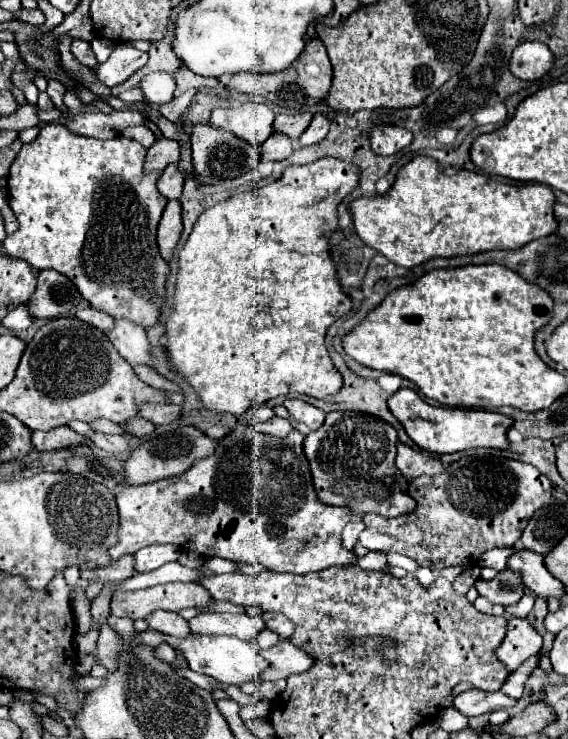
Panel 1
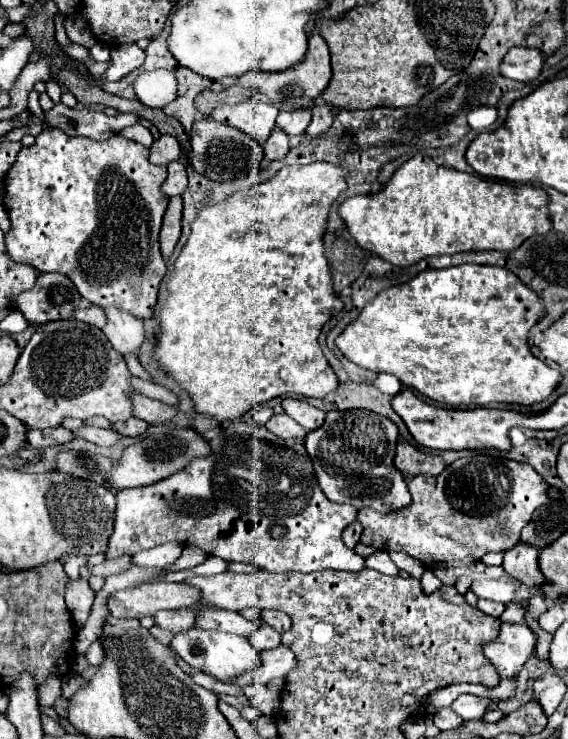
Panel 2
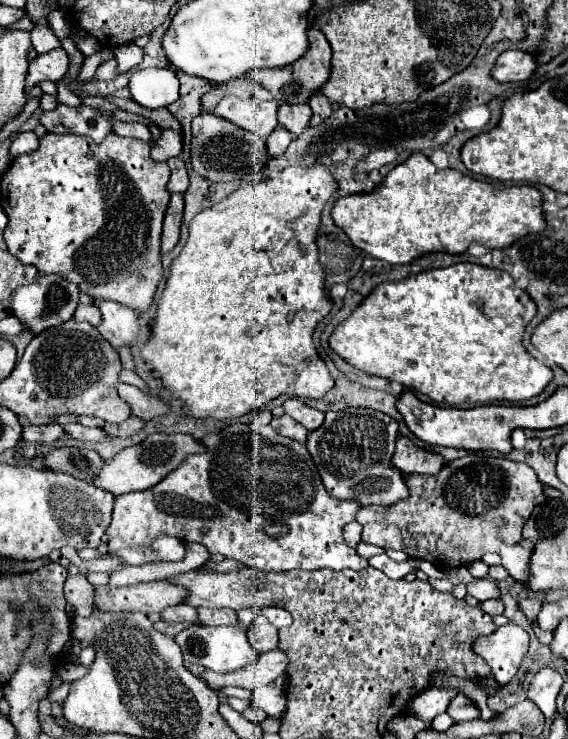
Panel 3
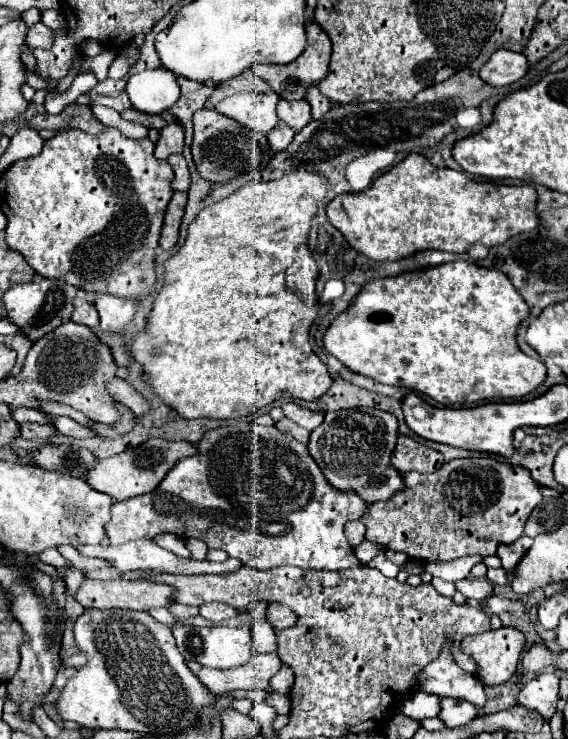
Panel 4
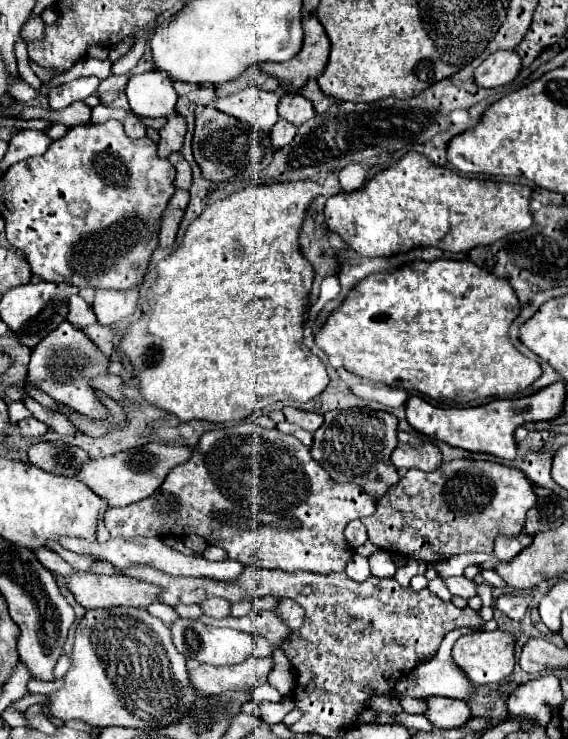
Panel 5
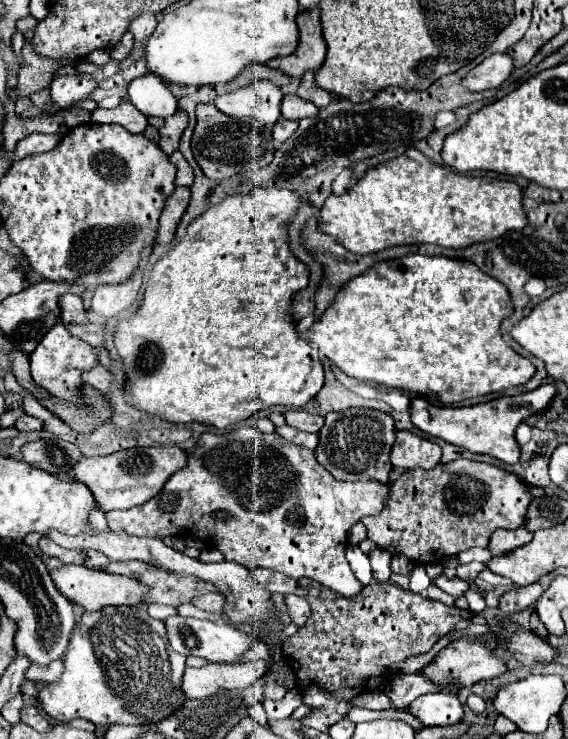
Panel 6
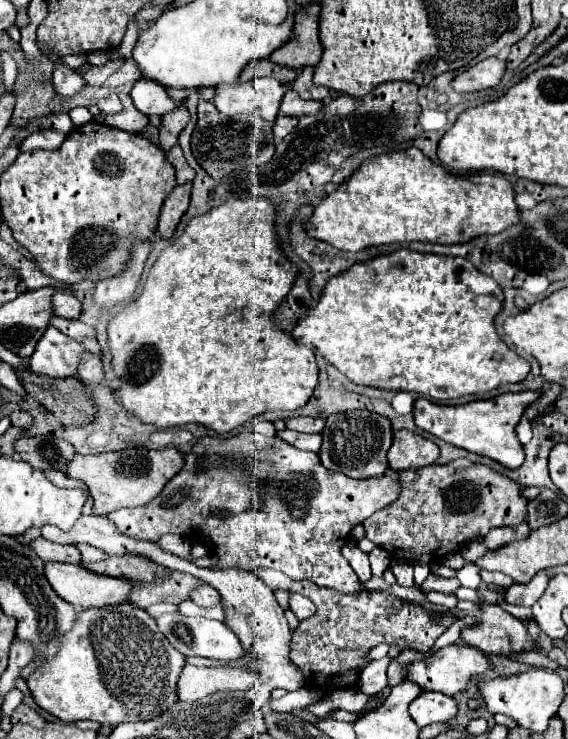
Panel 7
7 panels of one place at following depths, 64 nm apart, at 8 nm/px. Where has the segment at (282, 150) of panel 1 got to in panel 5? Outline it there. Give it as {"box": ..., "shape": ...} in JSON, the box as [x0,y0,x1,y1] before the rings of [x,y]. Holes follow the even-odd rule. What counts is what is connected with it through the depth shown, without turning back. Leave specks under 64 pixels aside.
{"box":[270,120,296,148],"shape":[[[278,120],[276,126],[274,126],[272,132],[270,132],[272,146],[274,146],[274,148],[284,148],[286,144],[292,142],[294,134],[296,134],[296,126],[294,126],[294,124],[286,124],[284,120]]]}

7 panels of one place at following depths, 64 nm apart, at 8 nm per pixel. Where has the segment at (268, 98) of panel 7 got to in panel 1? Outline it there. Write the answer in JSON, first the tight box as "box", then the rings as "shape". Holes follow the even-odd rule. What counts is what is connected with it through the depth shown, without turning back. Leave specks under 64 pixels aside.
{"box":[210,102,274,148],"shape":[[[244,102],[234,108],[216,108],[210,118],[212,126],[232,132],[240,140],[246,140],[258,148],[272,134],[272,122],[274,112],[260,102]]]}

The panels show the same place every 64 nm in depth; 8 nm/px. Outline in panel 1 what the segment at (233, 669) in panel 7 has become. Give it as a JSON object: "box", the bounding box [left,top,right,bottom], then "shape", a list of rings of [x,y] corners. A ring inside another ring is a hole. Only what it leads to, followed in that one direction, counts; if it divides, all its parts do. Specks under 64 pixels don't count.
{"box":[262,640,314,680],"shape":[[[280,640],[272,648],[262,650],[262,656],[270,662],[270,668],[264,672],[262,680],[280,680],[292,674],[302,674],[314,664],[312,656],[288,640]]]}

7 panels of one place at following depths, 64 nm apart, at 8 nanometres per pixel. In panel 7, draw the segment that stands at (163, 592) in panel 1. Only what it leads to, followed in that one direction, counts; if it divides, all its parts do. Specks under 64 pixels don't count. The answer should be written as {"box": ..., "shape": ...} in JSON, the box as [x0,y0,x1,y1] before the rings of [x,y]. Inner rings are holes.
{"box":[44,562,132,608],"shape":[[[46,562],[44,572],[46,572],[50,586],[56,590],[56,594],[60,598],[64,598],[66,602],[70,602],[74,606],[82,606],[82,608],[100,608],[100,606],[106,606],[106,604],[124,604],[124,602],[128,602],[128,594],[132,590],[130,580],[102,576],[102,574],[90,572],[90,570],[86,570],[82,566],[74,566],[74,564]]]}

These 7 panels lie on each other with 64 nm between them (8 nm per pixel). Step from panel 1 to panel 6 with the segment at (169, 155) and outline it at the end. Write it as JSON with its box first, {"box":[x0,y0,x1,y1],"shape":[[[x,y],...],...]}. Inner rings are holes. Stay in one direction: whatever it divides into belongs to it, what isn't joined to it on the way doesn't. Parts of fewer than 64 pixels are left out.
{"box":[160,110,188,154],"shape":[[[184,110],[174,112],[166,118],[164,126],[160,128],[160,150],[164,154],[172,154],[180,146],[180,136],[188,126],[188,114]]]}

